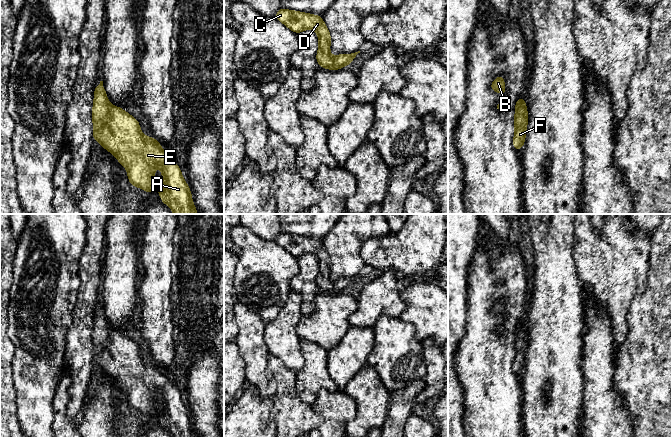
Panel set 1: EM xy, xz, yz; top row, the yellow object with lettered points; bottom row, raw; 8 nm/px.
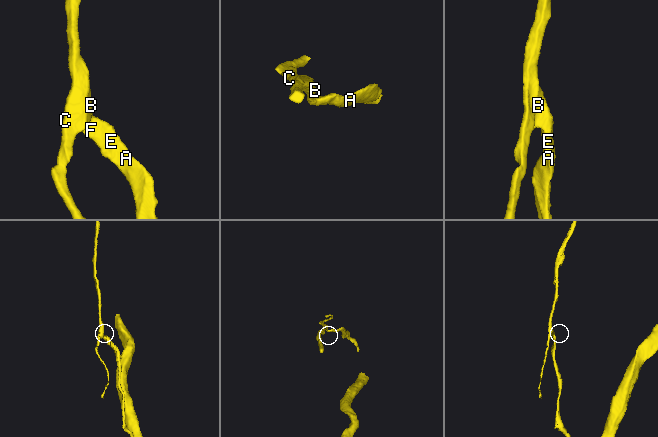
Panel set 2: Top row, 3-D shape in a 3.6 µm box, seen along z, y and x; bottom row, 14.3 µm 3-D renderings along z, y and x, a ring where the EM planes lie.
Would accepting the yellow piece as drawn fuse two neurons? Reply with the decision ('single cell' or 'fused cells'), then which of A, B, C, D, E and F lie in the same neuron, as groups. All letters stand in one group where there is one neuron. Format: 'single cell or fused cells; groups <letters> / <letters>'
single cell; groups A B C D E F

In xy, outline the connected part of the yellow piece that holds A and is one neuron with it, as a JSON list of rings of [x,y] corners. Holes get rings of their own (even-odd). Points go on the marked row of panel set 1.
[[[103,81],[96,85],[94,91],[94,104],[92,109],[93,139],[100,142],[105,150],[117,157],[117,161],[127,169],[129,182],[133,187],[140,187],[149,194],[155,190],[160,191],[160,200],[170,206],[174,214],[197,214],[190,188],[183,179],[178,165],[161,148],[157,139],[143,135],[137,119],[125,110],[112,106],[106,96]],[[159,165],[164,178],[164,188],[158,187],[154,179],[155,167]]]

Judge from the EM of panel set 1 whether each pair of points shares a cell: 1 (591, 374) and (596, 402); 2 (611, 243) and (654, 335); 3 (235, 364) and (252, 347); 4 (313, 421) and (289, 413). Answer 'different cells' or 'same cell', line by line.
1: same cell
2: different cells
3: different cells
4: same cell

